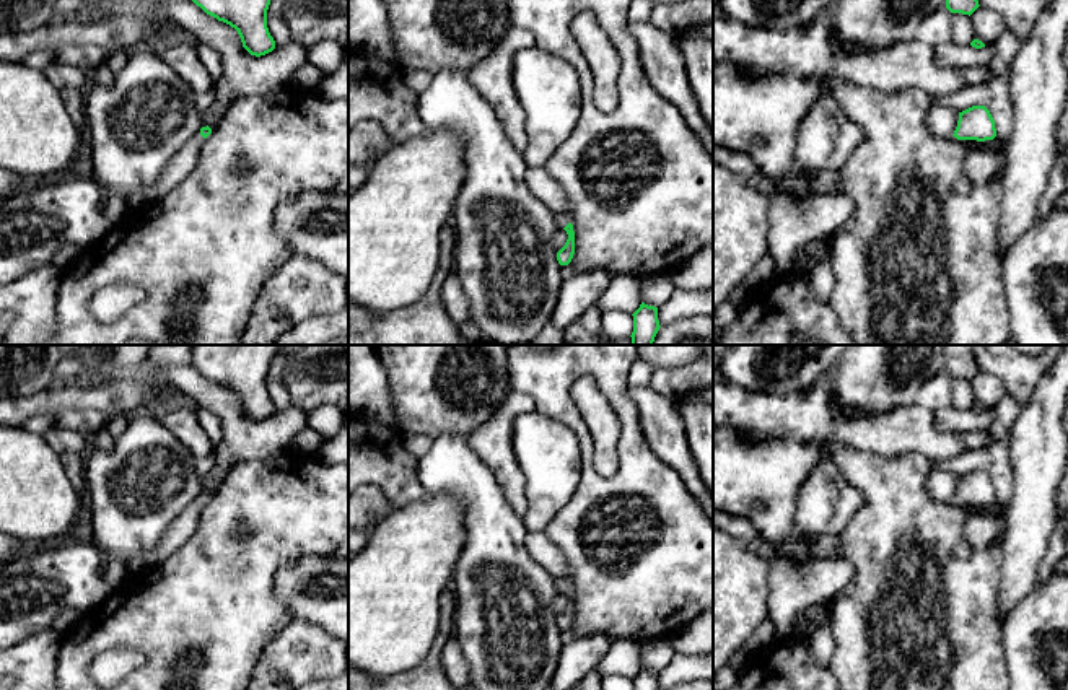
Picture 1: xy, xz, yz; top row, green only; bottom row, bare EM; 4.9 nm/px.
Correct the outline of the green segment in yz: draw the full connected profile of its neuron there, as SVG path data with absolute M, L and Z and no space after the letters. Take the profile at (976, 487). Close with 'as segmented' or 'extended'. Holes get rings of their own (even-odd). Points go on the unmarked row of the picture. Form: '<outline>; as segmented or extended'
M972 470L959 477L954 500L957 504L993 504L996 501L995 485L985 470Z; as segmented

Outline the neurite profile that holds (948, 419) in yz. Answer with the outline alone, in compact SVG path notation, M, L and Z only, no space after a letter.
M952 405L934 408L934 426L949 433L972 433L988 430L993 423L993 410L975 413L969 410L957 410Z

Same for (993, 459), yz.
M1006 394L993 408L993 423L990 430L990 444L982 449L964 451L957 457L931 461L934 472L951 472L962 477L972 470L985 470L996 493L996 501L1008 514L1013 496L1013 465L1009 461L1009 443L1013 426L1022 410L1018 399Z

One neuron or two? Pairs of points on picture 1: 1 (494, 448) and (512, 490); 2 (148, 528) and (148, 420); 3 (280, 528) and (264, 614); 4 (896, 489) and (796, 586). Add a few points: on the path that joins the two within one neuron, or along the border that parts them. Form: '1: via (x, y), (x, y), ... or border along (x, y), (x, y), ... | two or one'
1: via (500, 458), (512, 480) | one
2: via (148, 502), (148, 446) | one
3: via (262, 549), (262, 593) | one
4: border along (847, 558), (852, 565), (852, 578), (832, 598) | two

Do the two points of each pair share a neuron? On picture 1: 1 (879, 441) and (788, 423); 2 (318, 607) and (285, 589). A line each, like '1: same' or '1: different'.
1: same
2: same

